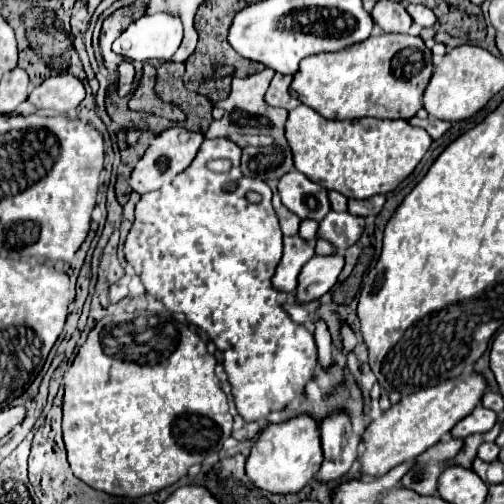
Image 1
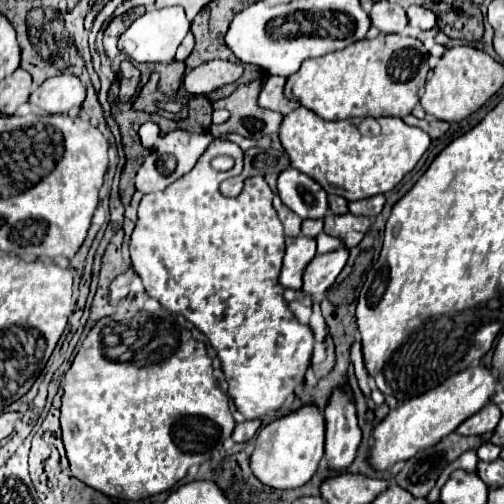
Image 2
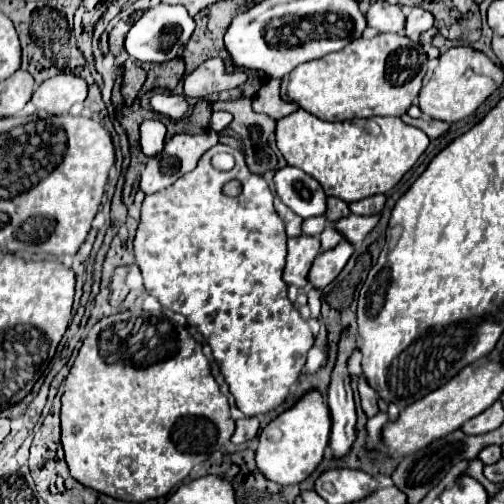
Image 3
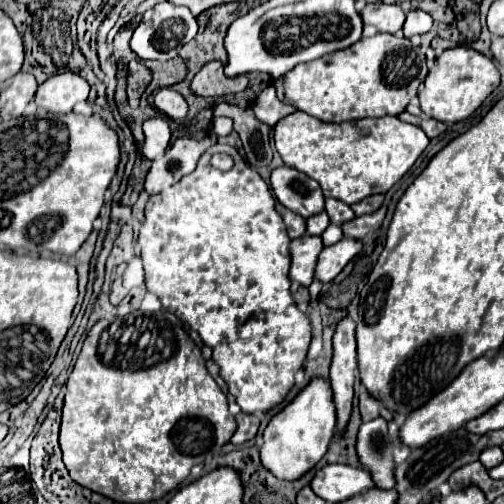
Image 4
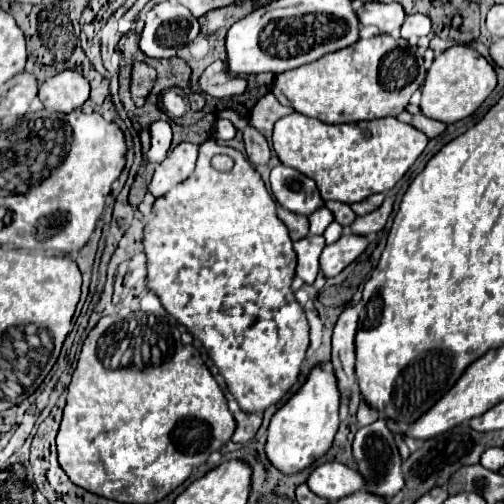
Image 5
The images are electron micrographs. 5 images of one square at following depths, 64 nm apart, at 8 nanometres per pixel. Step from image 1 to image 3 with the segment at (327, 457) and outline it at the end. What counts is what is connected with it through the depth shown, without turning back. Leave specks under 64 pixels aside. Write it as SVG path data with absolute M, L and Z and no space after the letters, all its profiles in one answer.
M348 328L340 340L338 362L336 362L332 382L328 388L328 398L326 398L330 420L332 420L328 446L332 450L334 460L348 456L356 440L356 410L354 410L350 372L348 372L348 360L352 352L354 352L354 330Z

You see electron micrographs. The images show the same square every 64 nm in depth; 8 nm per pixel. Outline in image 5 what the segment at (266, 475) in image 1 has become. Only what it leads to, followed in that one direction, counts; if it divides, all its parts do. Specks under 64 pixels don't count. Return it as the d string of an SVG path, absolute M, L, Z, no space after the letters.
M312 368L306 384L272 416L268 426L266 440L266 458L274 468L280 468L284 474L296 474L308 466L312 466L318 458L322 458L338 432L340 416L340 392L336 386L336 376L328 370Z

